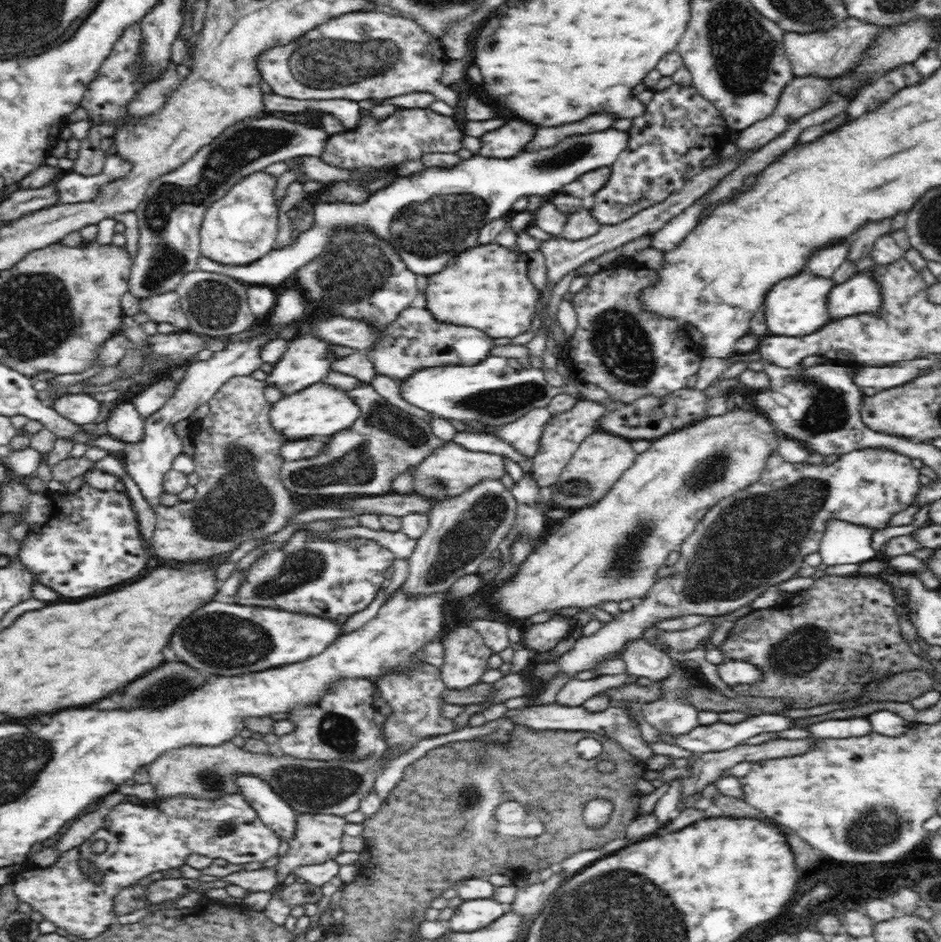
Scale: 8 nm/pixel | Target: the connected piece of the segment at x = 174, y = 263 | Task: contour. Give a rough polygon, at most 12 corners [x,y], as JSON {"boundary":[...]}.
{"boundary":[[237,121],[148,187],[128,292],[196,270],[206,209],[244,176],[320,156],[330,134]]}

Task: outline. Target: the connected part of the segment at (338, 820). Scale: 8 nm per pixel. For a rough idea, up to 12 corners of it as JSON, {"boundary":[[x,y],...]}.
{"boundary":[[297,815],[275,866],[280,883],[299,866],[340,854],[346,820]]}

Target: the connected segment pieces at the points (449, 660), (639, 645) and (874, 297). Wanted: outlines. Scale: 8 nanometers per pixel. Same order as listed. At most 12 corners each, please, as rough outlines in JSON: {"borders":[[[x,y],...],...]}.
{"borders":[[[468,622],[446,632],[446,688],[480,683],[494,655]],[[644,638],[623,652],[625,672],[662,682],[676,662]],[[853,275],[831,288],[831,321],[882,306],[879,281]]]}

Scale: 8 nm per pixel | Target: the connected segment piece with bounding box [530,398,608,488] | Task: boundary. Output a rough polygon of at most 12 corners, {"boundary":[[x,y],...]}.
{"boundary":[[582,398],[544,425],[530,469],[541,488],[608,410]]}

